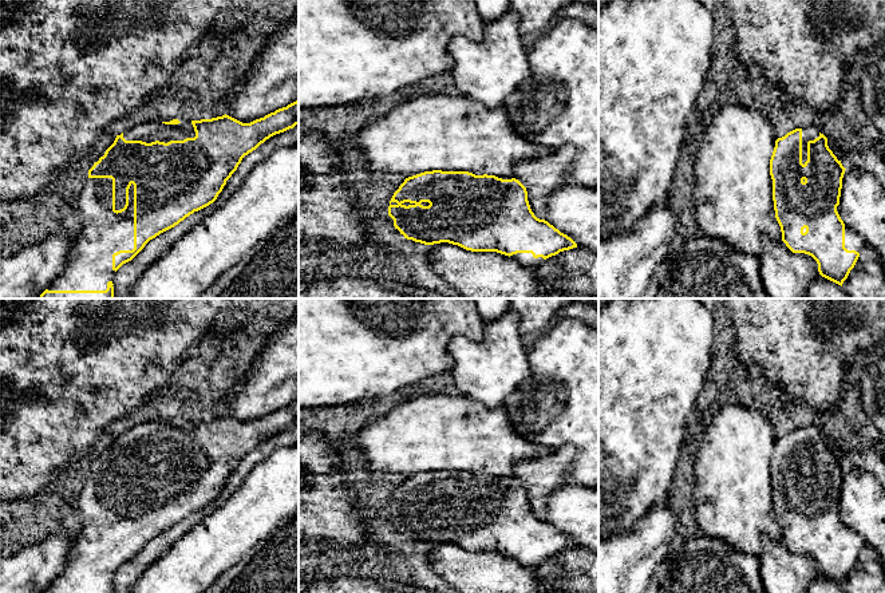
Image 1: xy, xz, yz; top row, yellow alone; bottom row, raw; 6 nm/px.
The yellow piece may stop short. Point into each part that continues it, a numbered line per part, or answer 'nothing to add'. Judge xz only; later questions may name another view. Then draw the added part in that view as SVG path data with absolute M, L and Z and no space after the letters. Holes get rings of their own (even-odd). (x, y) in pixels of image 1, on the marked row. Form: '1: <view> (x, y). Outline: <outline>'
1: xz (526, 260). Outline: M517 253L510 257L515 262L526 268L534 268L544 260L542 257L534 258L532 253Z

